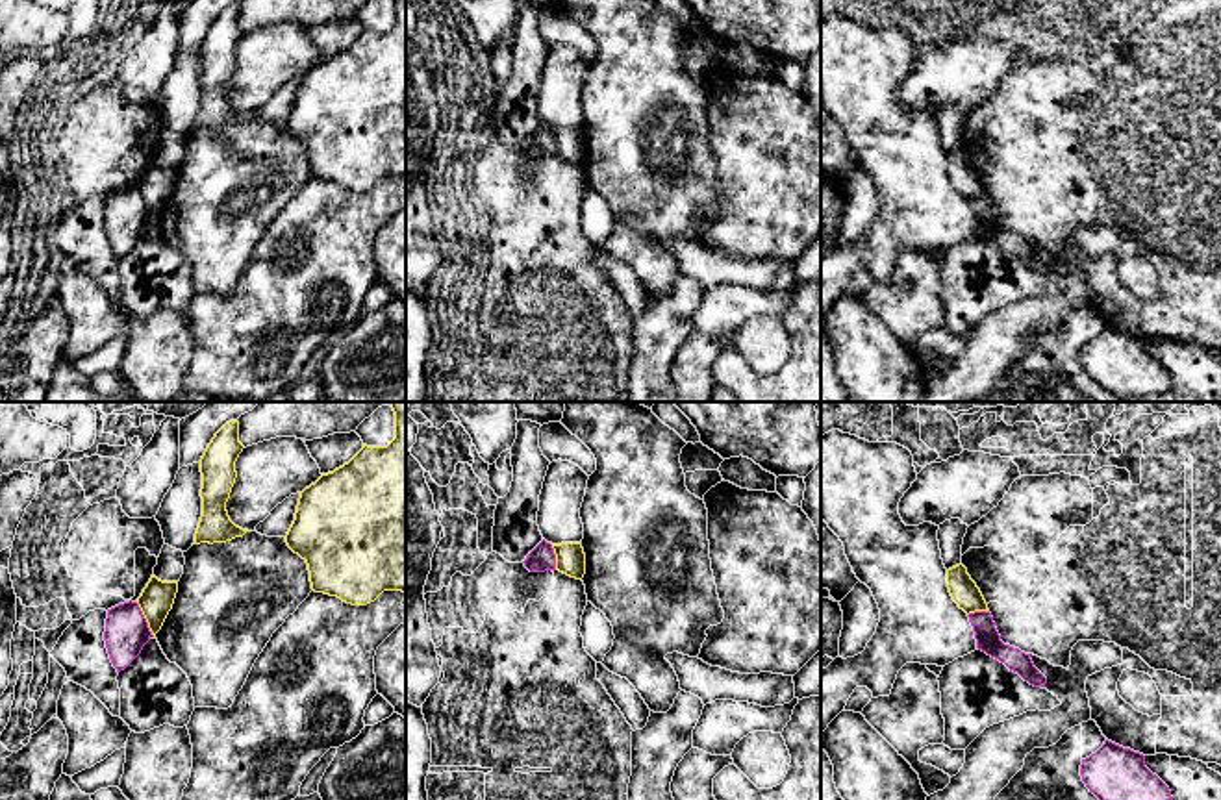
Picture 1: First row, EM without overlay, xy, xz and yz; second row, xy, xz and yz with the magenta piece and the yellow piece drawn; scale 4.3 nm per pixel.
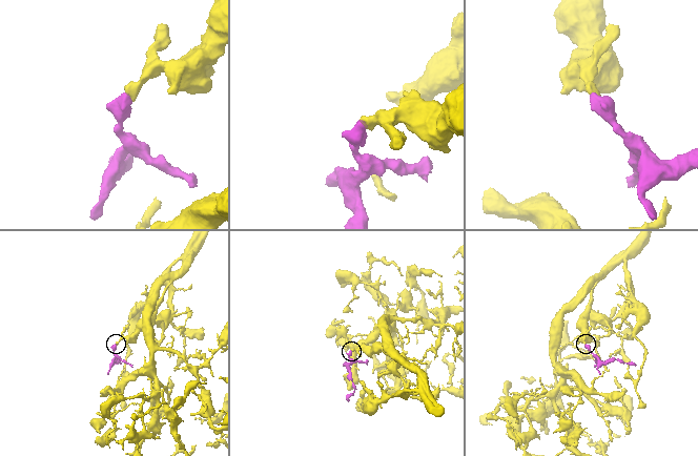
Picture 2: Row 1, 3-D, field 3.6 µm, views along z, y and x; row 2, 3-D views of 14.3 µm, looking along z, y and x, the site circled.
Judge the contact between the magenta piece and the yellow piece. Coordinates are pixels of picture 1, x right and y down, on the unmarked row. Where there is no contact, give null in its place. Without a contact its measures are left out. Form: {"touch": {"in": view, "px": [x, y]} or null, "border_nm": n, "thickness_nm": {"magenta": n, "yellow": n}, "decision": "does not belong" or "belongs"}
{"touch": {"in": "xy", "px": [143, 202]}, "border_nm": 150, "thickness_nm": {"magenta": 190, "yellow": 150}, "decision": "does not belong"}

